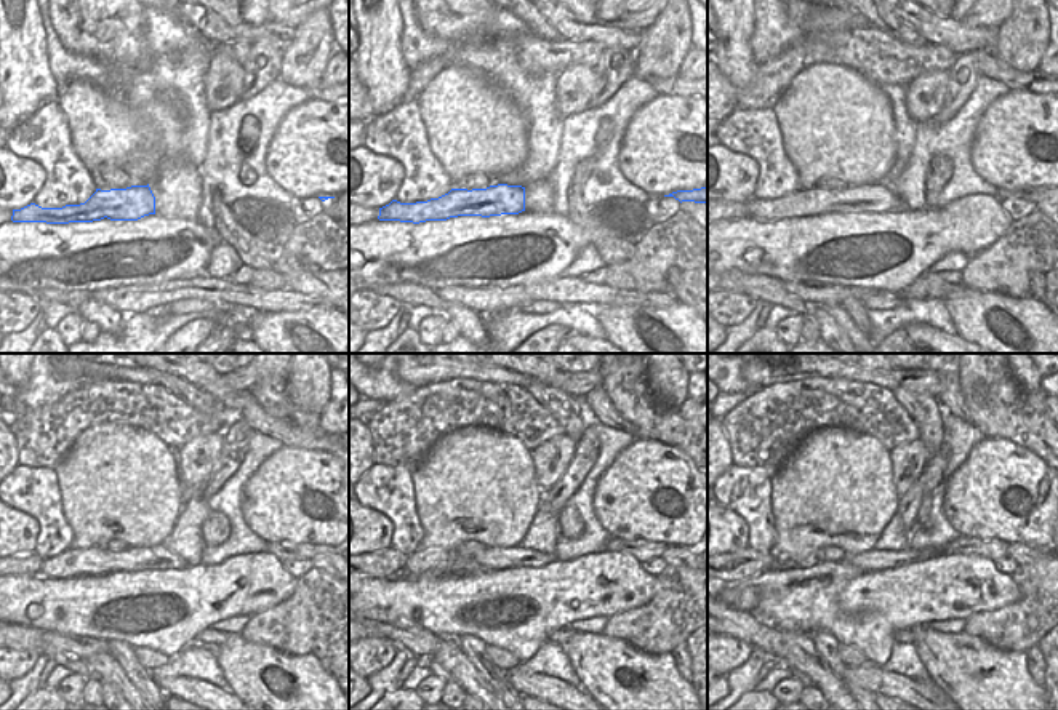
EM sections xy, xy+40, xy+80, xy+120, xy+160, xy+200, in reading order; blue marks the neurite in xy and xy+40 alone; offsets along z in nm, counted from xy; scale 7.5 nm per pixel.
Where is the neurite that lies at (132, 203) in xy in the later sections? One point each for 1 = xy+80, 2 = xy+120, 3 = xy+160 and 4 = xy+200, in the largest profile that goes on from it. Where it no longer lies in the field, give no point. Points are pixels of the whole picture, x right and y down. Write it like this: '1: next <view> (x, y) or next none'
1: next xy+80 (873, 199)
2: next xy+120 (74, 562)
3: next xy+160 (424, 560)
4: next xy+200 (988, 547)

